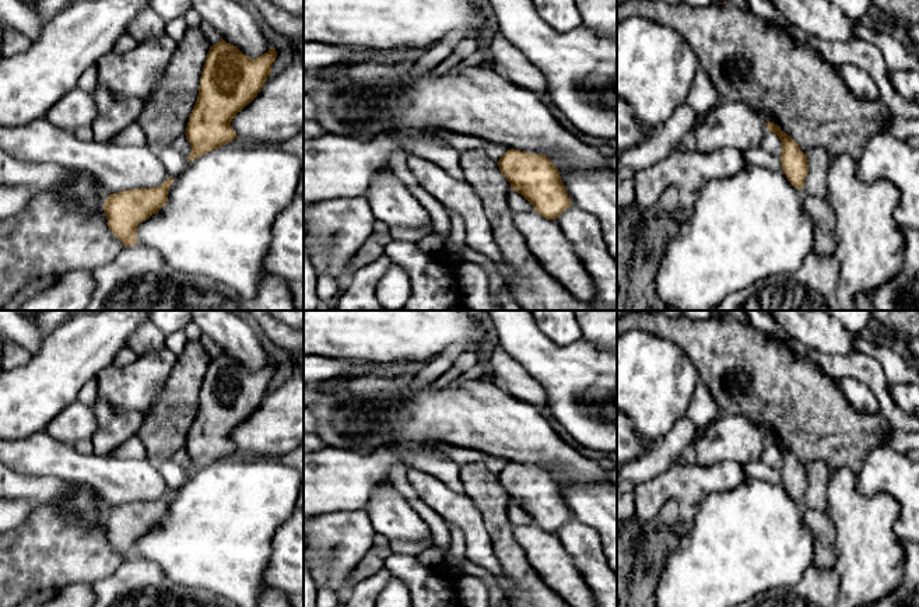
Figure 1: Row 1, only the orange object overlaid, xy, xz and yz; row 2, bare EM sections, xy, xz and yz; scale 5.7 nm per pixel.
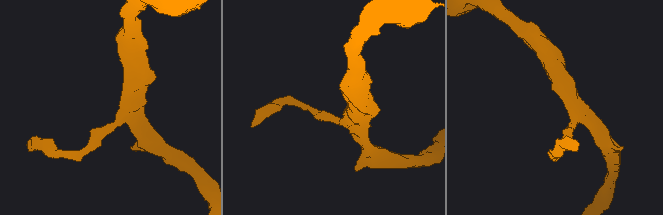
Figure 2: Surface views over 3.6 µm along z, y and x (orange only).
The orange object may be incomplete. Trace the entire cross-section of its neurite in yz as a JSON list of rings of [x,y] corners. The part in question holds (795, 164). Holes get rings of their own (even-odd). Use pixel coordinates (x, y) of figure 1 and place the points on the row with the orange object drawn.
[[[774,122],[767,123],[767,130],[775,133],[782,141],[782,171],[785,172],[792,186],[802,190],[804,186],[804,179],[808,173],[807,154],[804,154],[799,144],[790,136],[783,133]]]

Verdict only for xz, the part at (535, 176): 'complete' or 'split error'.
complete

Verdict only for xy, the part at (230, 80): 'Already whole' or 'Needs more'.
Already whole

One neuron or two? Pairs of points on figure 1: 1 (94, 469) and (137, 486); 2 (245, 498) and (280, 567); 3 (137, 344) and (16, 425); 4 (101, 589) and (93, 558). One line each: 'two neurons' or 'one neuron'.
1: one neuron
2: two neurons
3: two neurons
4: two neurons

